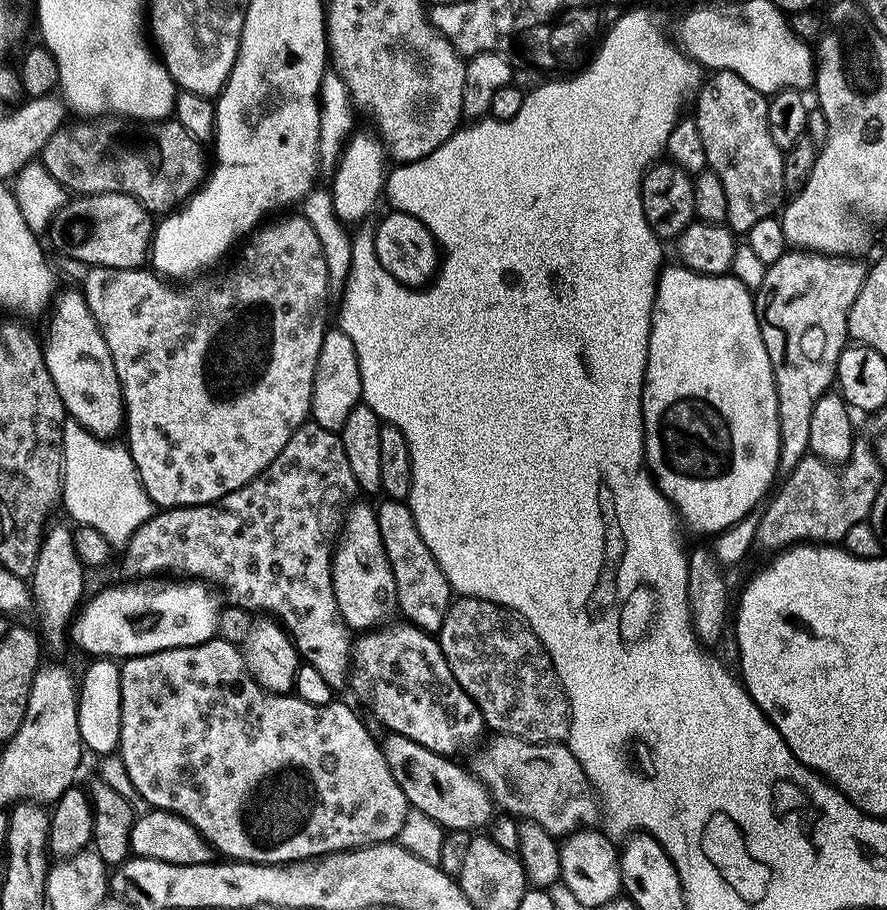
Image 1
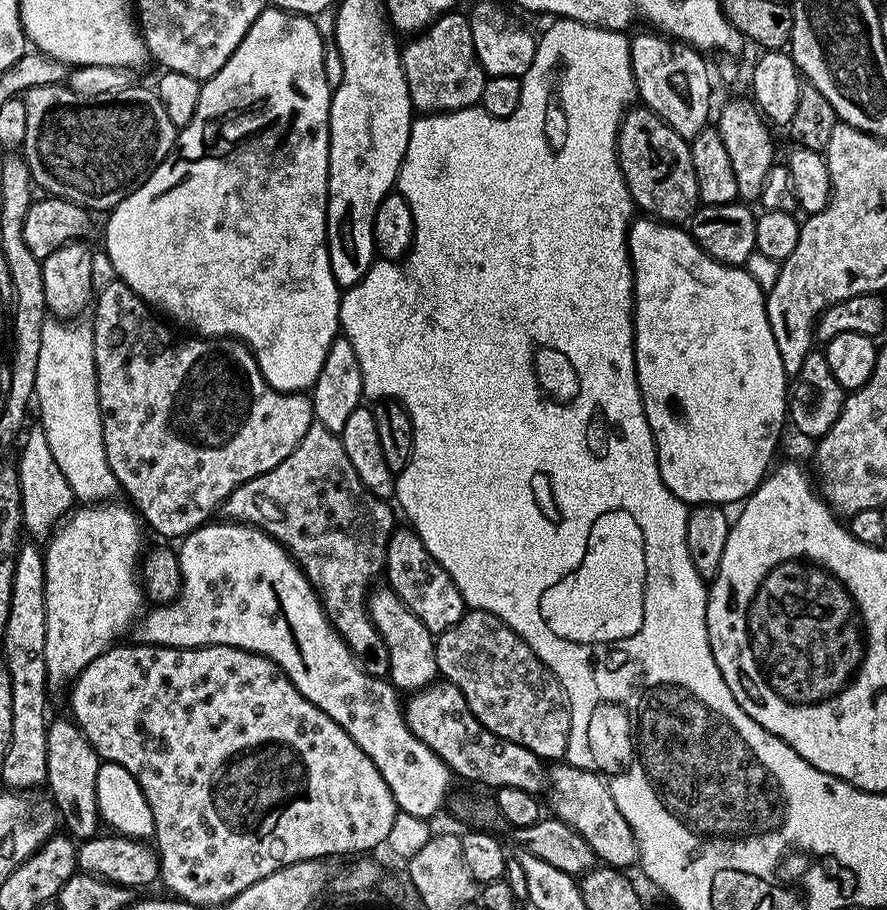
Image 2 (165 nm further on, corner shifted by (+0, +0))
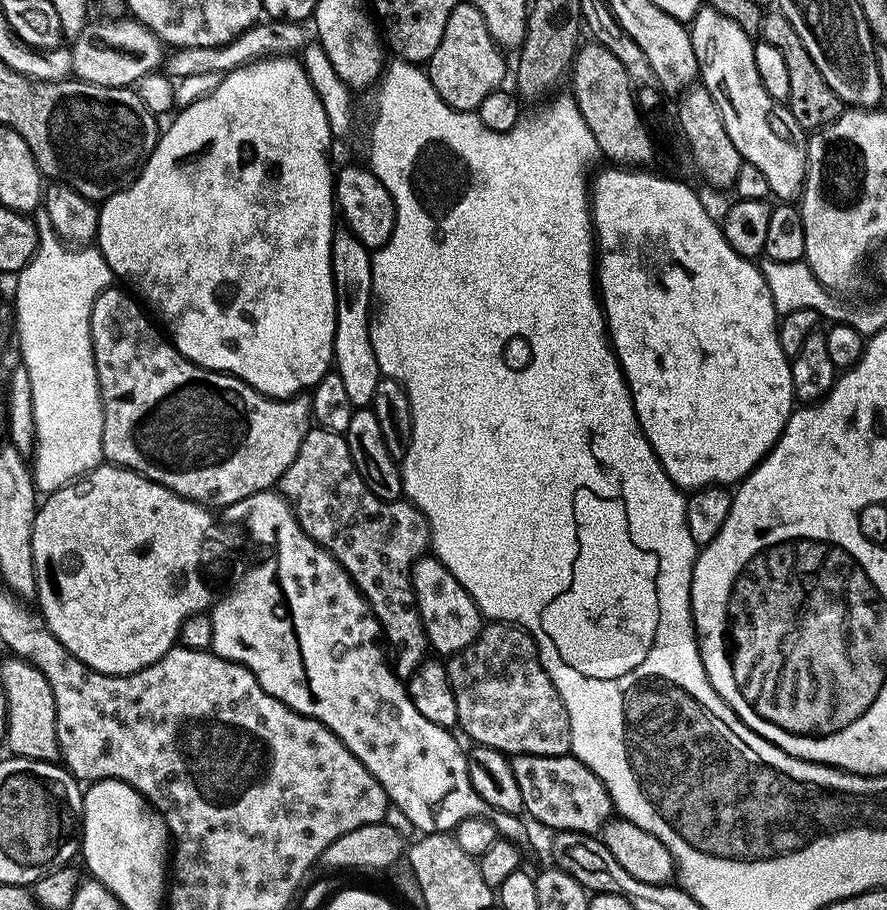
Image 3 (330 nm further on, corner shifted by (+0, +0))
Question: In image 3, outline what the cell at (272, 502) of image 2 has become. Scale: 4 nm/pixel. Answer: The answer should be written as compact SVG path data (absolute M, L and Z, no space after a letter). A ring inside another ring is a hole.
M319 426L309 427L306 438L302 438L302 446L298 446L294 462L290 462L290 466L286 466L286 474L280 476L278 491L292 507L292 513L296 515L296 521L302 526L304 533L314 543L321 544L332 553L368 600L368 605L372 607L376 621L380 624L383 639L394 657L396 675L401 678L414 675L430 652L428 635L424 633L424 623L416 605L412 585L412 567L429 551L432 542L430 526L422 510L418 510L406 498L378 498L366 486L366 482L362 482L362 474L358 474L354 458L350 458L350 446L346 446L344 433L332 432L329 428ZM359 540L365 540L368 548L363 548Z

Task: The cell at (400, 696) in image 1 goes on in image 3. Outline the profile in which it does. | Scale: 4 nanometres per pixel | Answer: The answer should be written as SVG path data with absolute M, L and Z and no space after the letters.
M522 754L511 757L514 778L522 789L522 802L525 809L530 813L536 812L536 820L546 827L552 828L553 833L557 832L591 832L599 833L609 820L613 819L614 809L612 799L606 790L606 786L585 766L577 756L571 754L566 756L535 756L534 754Z

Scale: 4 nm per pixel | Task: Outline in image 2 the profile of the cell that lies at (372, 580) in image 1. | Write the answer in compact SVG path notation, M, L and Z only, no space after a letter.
M376 586L369 591L368 613L382 638L384 649L388 652L387 679L392 687L404 694L429 687L438 676L433 629L428 628L418 618L418 614L414 614L414 610L410 610L410 606L406 606L406 602L398 598L395 590L387 586Z

